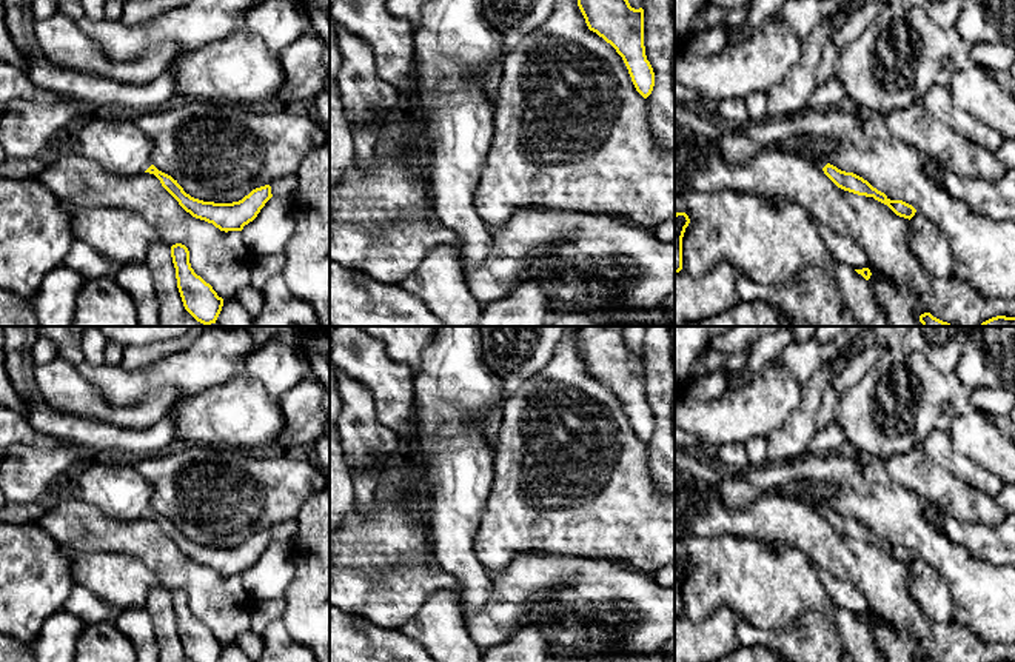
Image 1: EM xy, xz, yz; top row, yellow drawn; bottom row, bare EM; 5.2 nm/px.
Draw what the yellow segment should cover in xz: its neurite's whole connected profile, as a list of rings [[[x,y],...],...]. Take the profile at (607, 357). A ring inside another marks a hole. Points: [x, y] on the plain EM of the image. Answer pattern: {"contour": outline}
{"contour": [[[576,326],[578,351],[590,376],[596,377],[622,402],[636,436],[647,443],[655,417],[644,391],[644,354],[630,351],[624,326]]]}

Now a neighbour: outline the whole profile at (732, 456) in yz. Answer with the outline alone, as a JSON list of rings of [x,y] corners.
[[[725,443],[719,448],[719,462],[725,471],[739,474],[749,468],[744,443]]]

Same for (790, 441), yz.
[[[855,348],[844,349],[832,363],[821,369],[802,386],[799,406],[790,414],[784,426],[767,437],[767,462],[784,462],[807,451],[810,439],[816,434],[815,414],[836,374],[852,357]]]

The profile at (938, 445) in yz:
[[[944,426],[933,430],[923,442],[924,453],[940,466],[947,470],[958,480],[966,482],[978,491],[997,497],[1006,486],[1006,482],[976,463],[973,459],[963,456]]]

